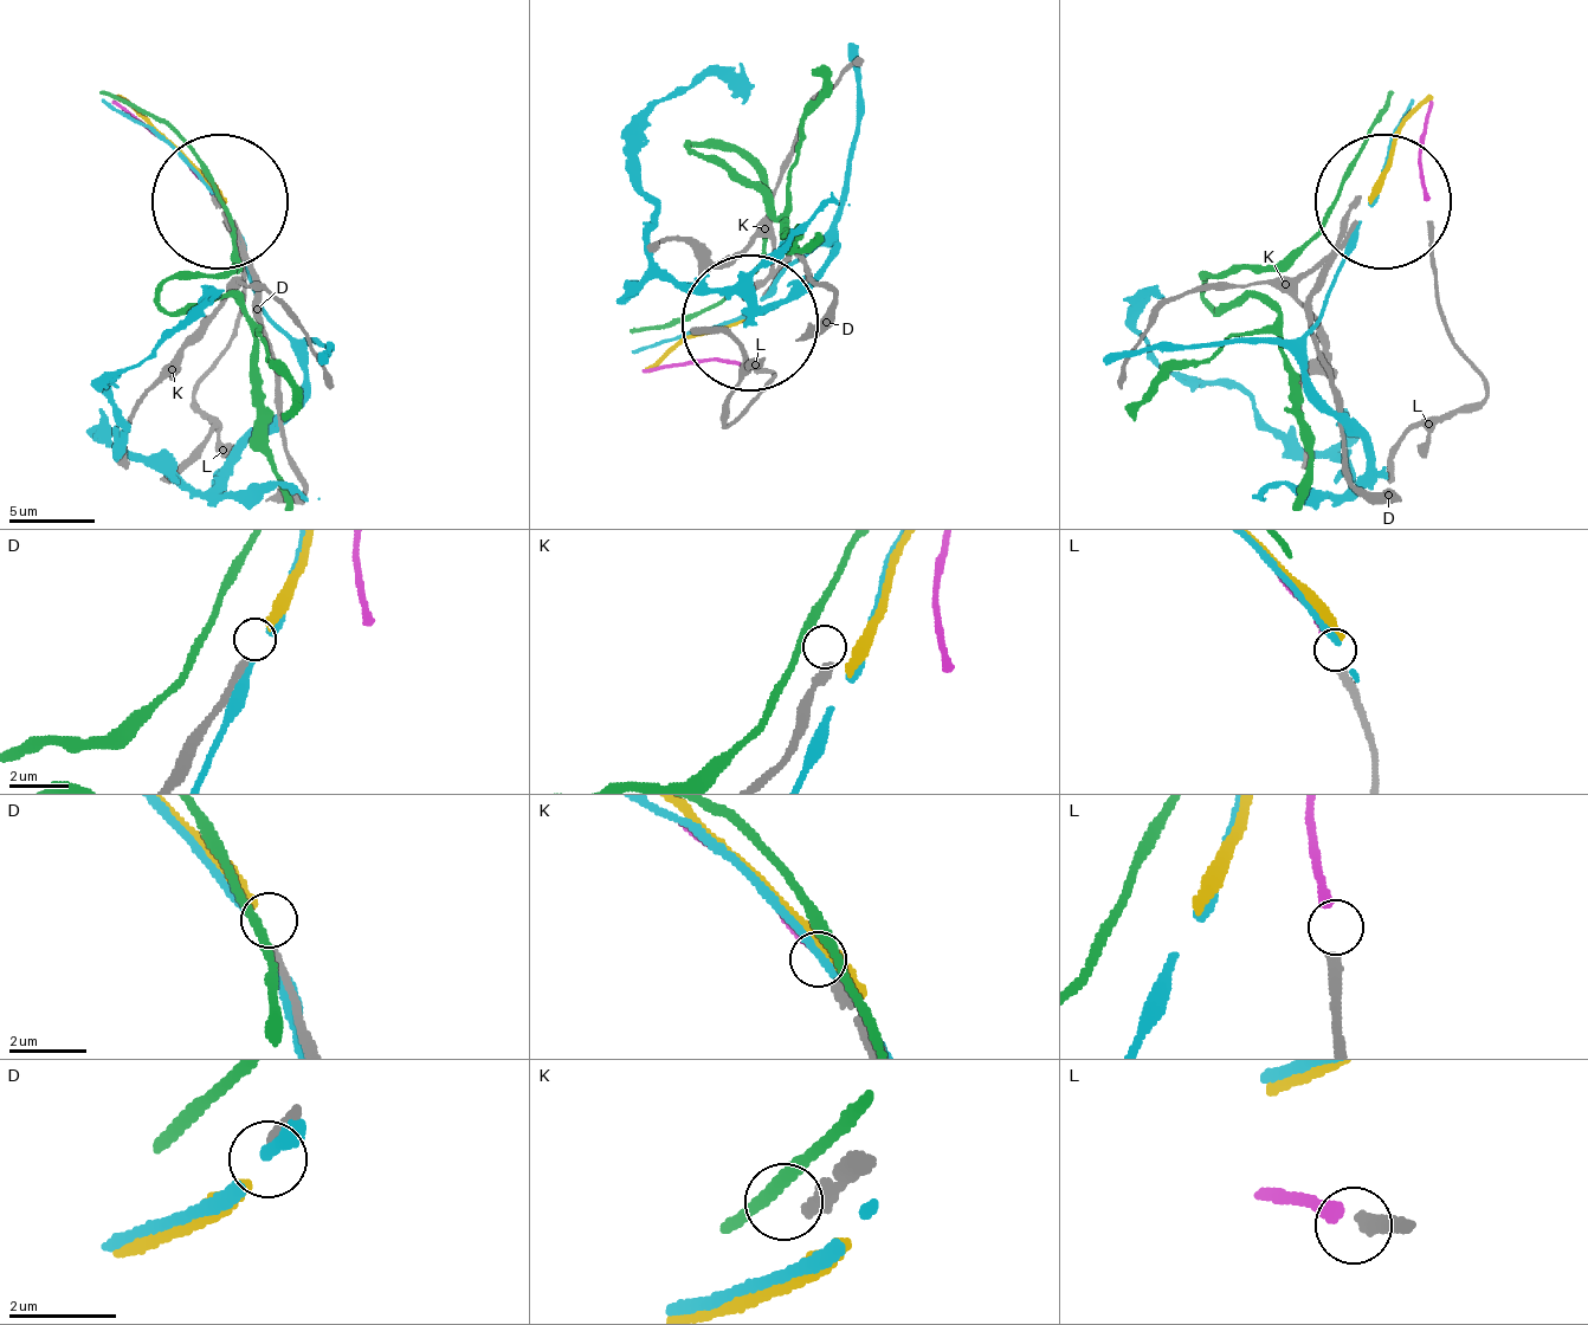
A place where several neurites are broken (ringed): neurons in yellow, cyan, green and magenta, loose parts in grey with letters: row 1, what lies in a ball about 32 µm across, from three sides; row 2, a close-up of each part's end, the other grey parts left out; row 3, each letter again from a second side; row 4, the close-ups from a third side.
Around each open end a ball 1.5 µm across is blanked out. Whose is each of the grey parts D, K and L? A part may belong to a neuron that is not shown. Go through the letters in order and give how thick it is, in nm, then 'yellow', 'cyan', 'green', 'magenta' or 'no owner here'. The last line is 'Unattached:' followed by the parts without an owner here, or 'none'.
D: calibre 240 nm; yellow
K: calibre 360 nm; no owner here
L: calibre 320 nm; magenta
Unattached: K

